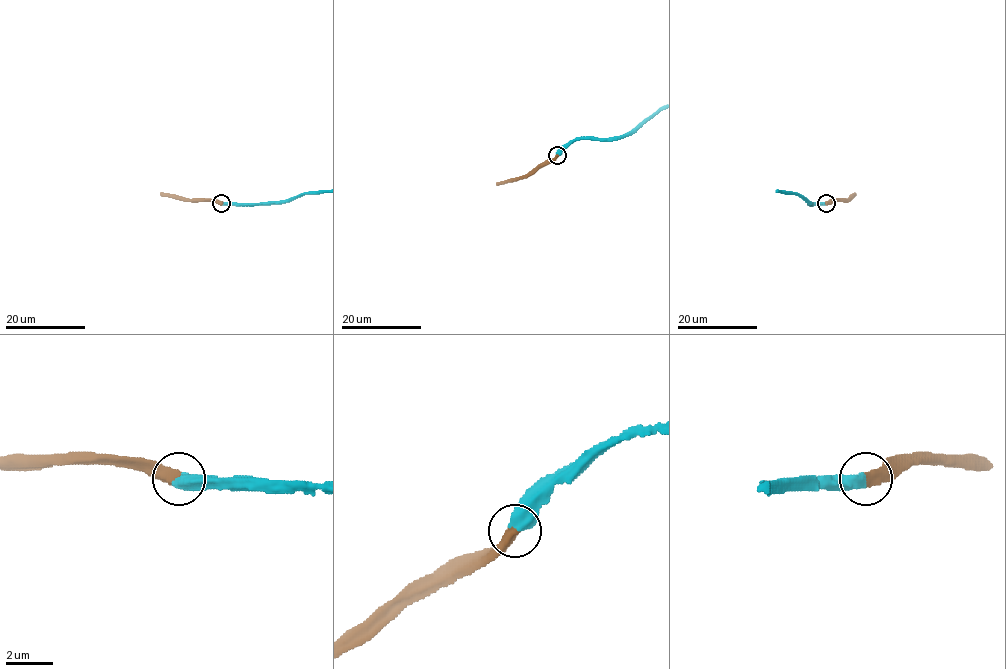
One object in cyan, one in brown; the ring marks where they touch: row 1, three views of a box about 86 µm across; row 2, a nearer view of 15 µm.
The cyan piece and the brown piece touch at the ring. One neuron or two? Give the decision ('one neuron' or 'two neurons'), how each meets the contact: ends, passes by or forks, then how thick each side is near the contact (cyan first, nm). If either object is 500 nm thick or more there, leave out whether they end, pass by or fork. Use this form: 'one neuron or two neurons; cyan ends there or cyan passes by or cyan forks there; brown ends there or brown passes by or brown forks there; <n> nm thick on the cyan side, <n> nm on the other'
one neuron; 600 nm thick on the cyan side, 480 nm on the other

